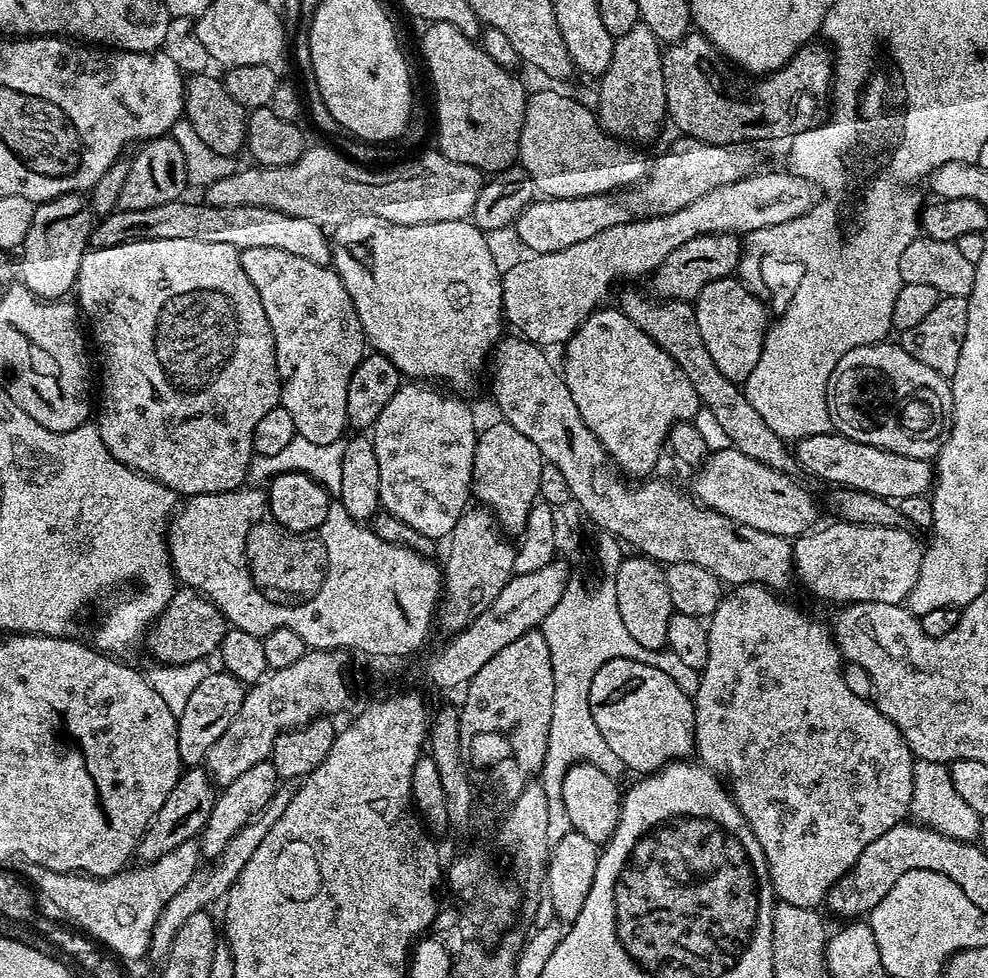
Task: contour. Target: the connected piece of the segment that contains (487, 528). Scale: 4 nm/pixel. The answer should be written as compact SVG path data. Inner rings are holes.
M470 506L458 518L447 541L448 557L442 560L442 599L438 605L438 620L451 630L462 630L482 610L502 594L514 575L516 548L508 545L505 533L495 516L482 506Z

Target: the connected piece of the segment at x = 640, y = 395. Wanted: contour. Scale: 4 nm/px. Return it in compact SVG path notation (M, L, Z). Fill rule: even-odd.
M601 307L587 316L580 329L568 340L563 349L562 375L570 390L570 398L574 398L574 406L578 406L582 422L608 451L613 464L625 477L644 478L659 462L660 451L665 451L672 425L695 421L696 411L701 411L702 405L698 394L694 394L694 386L690 386L690 378L682 374L674 358L670 358L670 354L642 334L642 330L638 330L638 326L634 326L634 322L630 322L623 312L608 307Z

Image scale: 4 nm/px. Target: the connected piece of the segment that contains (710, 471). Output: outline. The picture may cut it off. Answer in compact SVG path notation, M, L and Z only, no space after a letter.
M723 446L711 453L704 461L702 467L695 473L696 481L693 482L690 492L699 503L706 508L712 508L718 514L738 522L742 526L750 526L754 530L762 530L766 534L774 534L785 538L799 538L815 529L816 524L816 500L800 484L795 484L791 475L778 472L742 454L736 448Z

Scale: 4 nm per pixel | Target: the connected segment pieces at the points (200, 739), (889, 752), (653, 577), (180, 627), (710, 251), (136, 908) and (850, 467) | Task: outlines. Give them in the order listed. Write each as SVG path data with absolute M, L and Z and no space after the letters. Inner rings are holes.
M210 670L198 687L190 693L189 700L176 721L178 730L178 750L180 763L184 766L200 766L207 761L210 750L226 730L230 730L230 722L242 710L246 685L238 678L223 670Z
M737 584L731 589L732 592L723 595L716 613L707 621L708 625L708 641L710 642L710 658L706 662L703 672L700 673L700 685L698 686L698 694L694 698L696 705L696 747L695 755L698 757L699 763L707 768L710 772L715 772L717 777L726 785L732 801L738 806L738 810L746 818L746 822L750 826L750 830L754 830L754 838L758 838L758 842L762 846L762 854L766 854L766 862L770 870L770 878L772 879L772 890L783 903L793 904L794 906L802 906L803 908L816 908L823 905L828 898L828 892L838 881L843 878L847 872L852 871L852 867L856 865L858 860L862 858L862 852L866 850L866 846L870 846L876 838L882 838L882 834L886 834L886 830L890 830L894 826L905 823L909 819L912 810L912 791L914 790L914 757L912 751L908 749L908 744L902 738L902 734L898 730L898 726L894 726L894 722L890 722L890 718L886 718L876 708L875 703L858 698L858 694L854 694L846 686L846 678L844 677L844 664L840 649L834 643L833 633L824 624L819 624L816 620L811 620L804 612L799 612L792 604L787 604L784 600L779 600L775 591L769 590L762 584Z
M632 554L632 557L621 559L615 574L616 597L618 598L618 614L622 614L622 623L626 631L632 635L638 646L646 646L646 650L661 651L668 642L668 627L673 614L670 602L670 590L664 581L665 569L646 556Z
M180 586L172 593L170 602L158 619L152 621L146 633L146 645L148 644L153 658L156 659L153 661L160 666L207 661L208 656L215 657L219 653L220 643L229 627L228 621L216 609L213 600L193 588Z
M721 234L719 236L699 236L683 244L670 258L666 258L651 273L651 291L660 300L695 301L696 295L710 282L731 277L732 272L742 264L742 240L736 234Z
M187 840L178 846L178 850L166 854L160 860L140 866L144 868L129 866L122 872L103 878L55 872L37 864L27 865L26 871L32 879L31 887L40 896L44 895L62 915L69 916L81 933L87 934L117 957L136 960L139 956L144 958L149 955L152 932L159 916L172 898L193 883L192 875L200 863L202 857L199 843Z
M839 434L808 436L795 445L794 455L801 469L825 480L828 486L866 490L893 502L925 495L934 484L934 468L929 461L859 444Z

